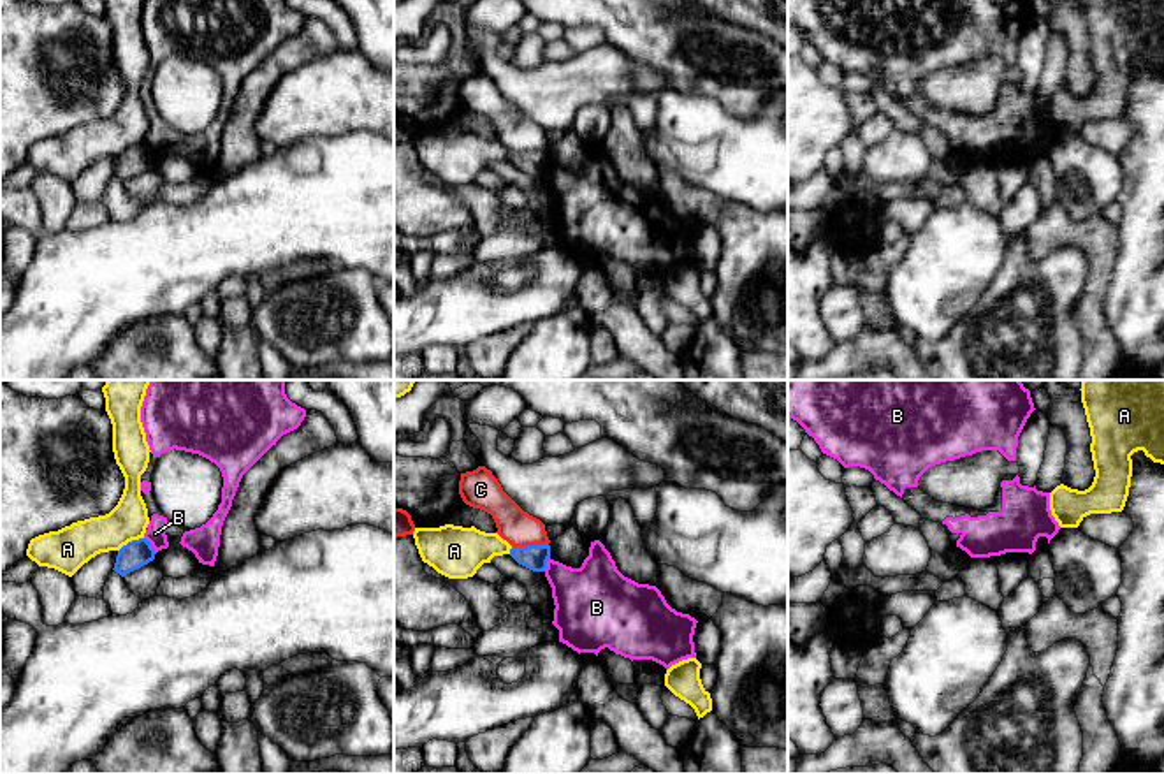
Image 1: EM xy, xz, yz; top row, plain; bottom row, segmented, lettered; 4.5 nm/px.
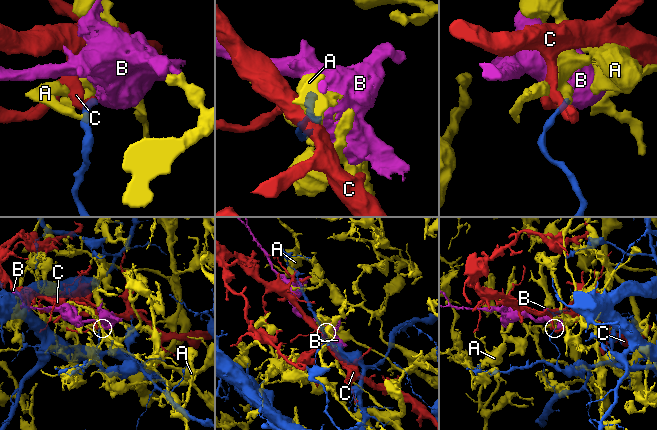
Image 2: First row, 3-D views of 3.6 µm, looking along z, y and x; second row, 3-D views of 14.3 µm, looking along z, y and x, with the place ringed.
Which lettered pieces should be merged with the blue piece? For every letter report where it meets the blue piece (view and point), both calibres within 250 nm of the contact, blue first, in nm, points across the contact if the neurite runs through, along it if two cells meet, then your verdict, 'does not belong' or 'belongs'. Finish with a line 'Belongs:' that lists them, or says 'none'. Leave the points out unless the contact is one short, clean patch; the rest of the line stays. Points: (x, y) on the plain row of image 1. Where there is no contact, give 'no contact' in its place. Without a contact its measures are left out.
A: meets blue in xy at (132, 146); 130 nm thick on the blue side, 180 nm on the other; does not belong
B: meets blue in xy at (150, 152); 130 nm thick on the blue side, 90 nm on the other; border along xy (145, 143), (155, 159); does not belong
C: meets blue in xz at (530, 152); 120 nm thick on the blue side, 160 nm on the other; does not belong
Belongs: none

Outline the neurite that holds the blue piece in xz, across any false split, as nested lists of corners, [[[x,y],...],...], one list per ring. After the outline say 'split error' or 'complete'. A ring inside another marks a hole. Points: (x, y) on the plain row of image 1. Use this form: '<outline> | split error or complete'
[[[527,151],[510,155],[510,162],[522,172],[533,178],[545,178],[547,167],[550,164],[550,151]]] | complete

